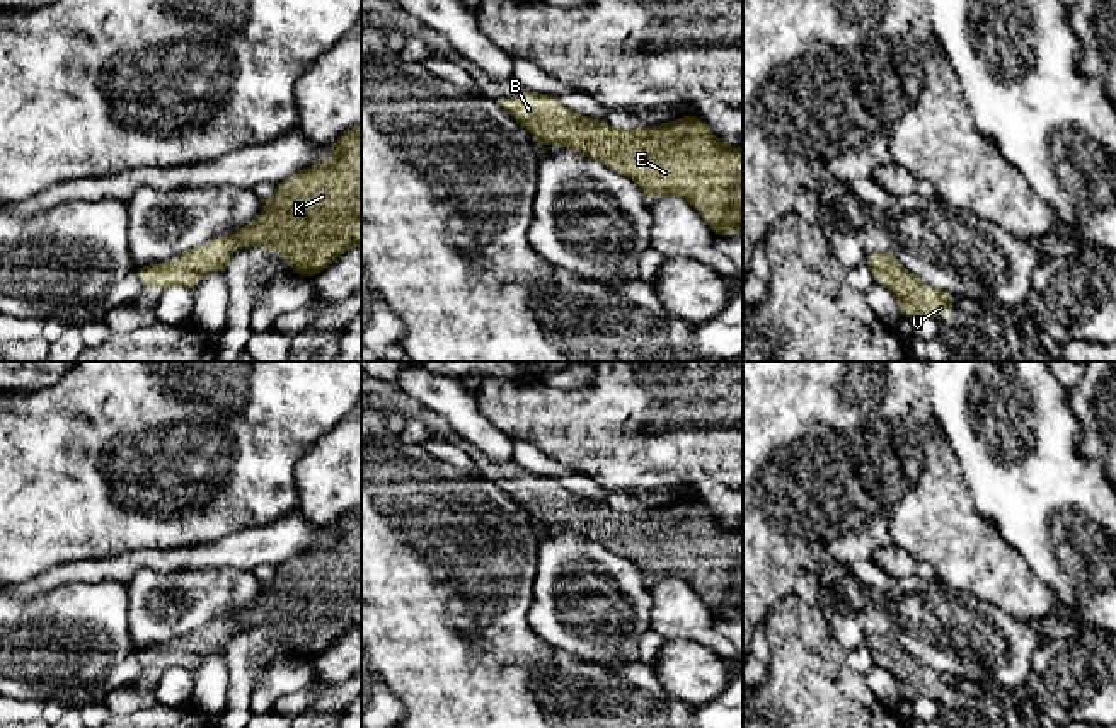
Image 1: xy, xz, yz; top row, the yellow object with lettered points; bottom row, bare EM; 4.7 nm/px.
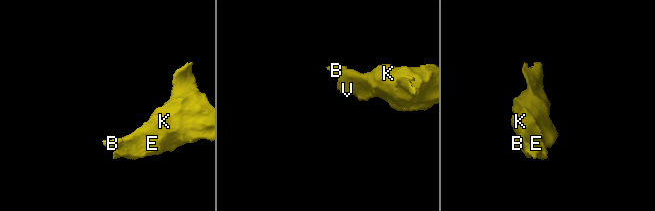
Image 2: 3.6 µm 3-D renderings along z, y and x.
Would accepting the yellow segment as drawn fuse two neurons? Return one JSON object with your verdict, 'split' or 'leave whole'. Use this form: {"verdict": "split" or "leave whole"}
{"verdict": "leave whole"}

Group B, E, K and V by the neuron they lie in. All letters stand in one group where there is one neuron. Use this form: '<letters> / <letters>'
B E K V

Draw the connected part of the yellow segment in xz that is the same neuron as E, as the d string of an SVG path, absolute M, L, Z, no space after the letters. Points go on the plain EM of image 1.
M549 476L498 479L540 529L564 527L637 564L646 581L687 581L717 617L743 614L743 530L724 527L693 494L622 513L571 494Z

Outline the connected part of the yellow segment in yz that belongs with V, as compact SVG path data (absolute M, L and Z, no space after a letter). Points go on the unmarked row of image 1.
M876 634L862 646L871 650L876 667L888 670L895 677L901 699L929 697L935 702L946 702L952 696L949 675L920 663L891 636Z

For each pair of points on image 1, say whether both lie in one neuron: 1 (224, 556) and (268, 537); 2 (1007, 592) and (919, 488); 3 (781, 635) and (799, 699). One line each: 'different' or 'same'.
1: same
2: same
3: same

